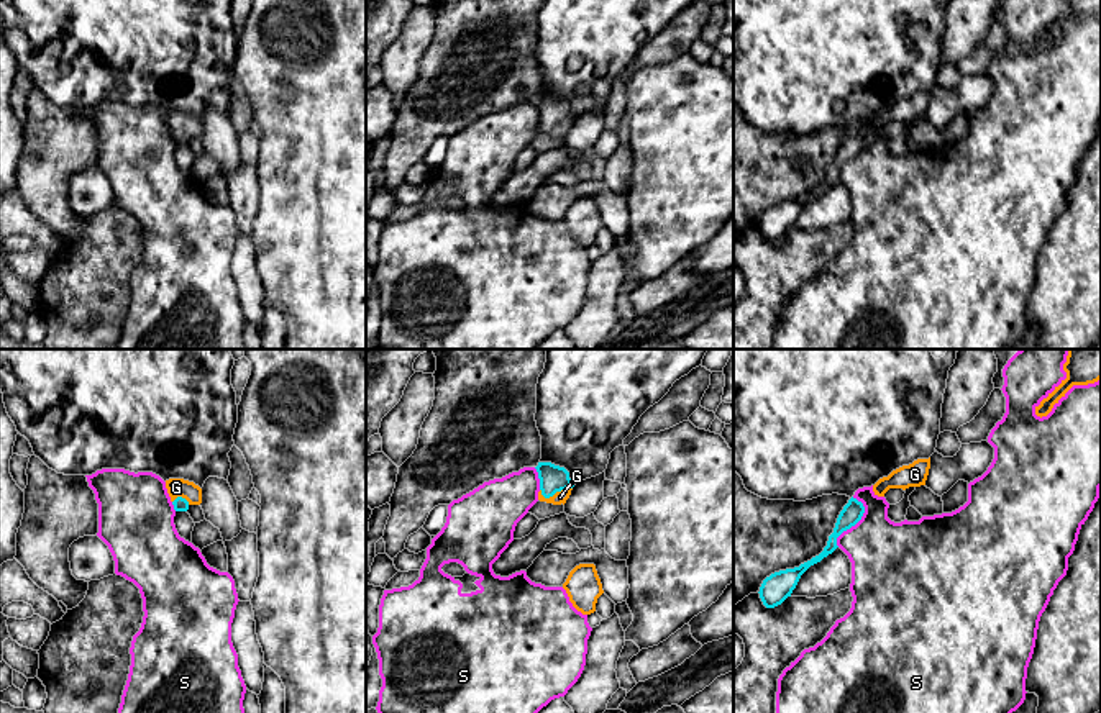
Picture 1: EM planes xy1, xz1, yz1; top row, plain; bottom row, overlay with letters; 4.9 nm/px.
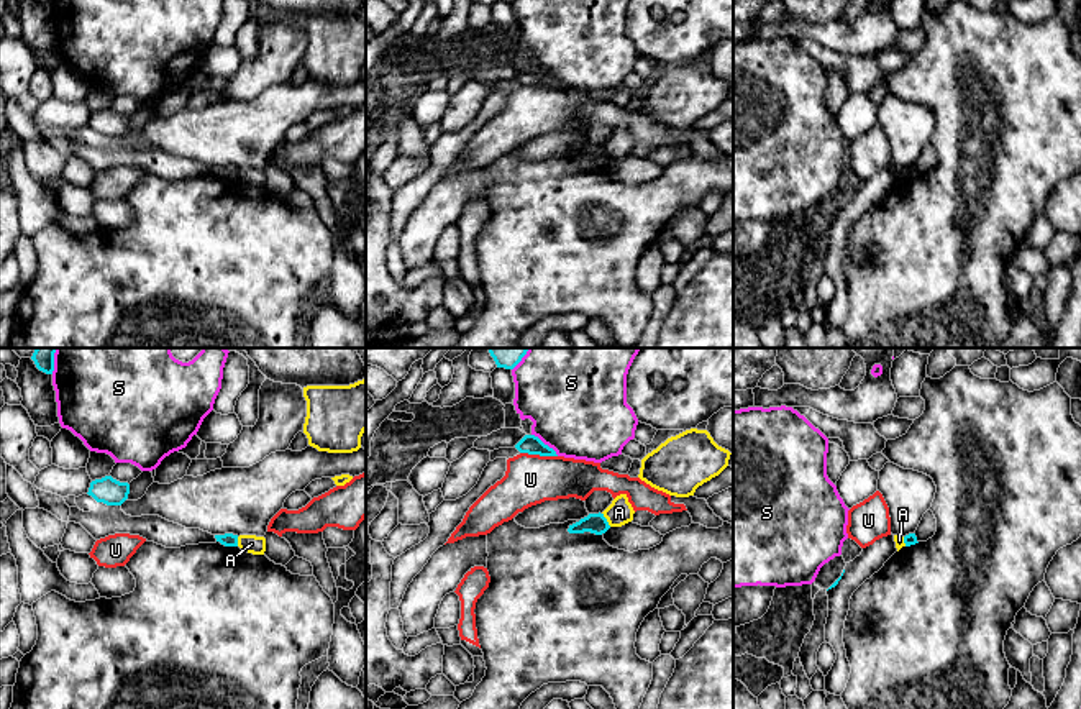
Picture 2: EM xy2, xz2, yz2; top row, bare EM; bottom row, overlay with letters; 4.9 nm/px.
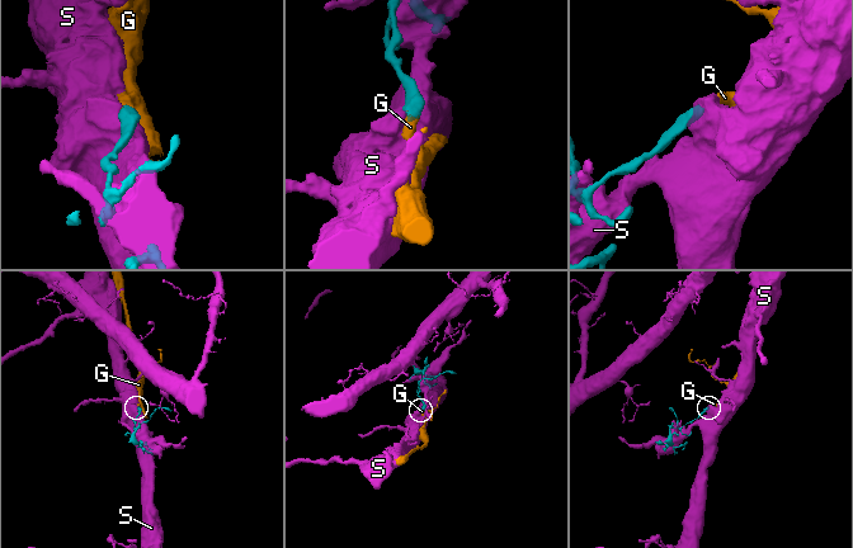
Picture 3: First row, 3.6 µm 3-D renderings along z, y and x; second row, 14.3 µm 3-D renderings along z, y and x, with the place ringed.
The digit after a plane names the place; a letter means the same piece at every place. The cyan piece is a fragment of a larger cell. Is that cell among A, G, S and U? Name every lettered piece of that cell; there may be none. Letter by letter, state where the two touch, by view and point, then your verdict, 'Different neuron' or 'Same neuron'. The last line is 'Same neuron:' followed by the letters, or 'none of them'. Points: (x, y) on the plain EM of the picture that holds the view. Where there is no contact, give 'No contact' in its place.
A: Touches cyan at xz2 (606, 151). Different neuron
G: Touches cyan at xz1 (555, 125). Same neuron
S: Touches cyan at yz1 (855, 156). Different neuron
U: Touches cyan at xz2 (538, 86). Different neuron
Same neuron: G

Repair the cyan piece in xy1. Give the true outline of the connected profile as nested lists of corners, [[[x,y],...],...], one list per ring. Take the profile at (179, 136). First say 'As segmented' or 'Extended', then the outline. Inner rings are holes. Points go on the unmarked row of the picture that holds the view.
Extended. [[[184,111],[166,113],[166,121],[176,144],[187,144],[190,138],[202,136],[202,121]]]

